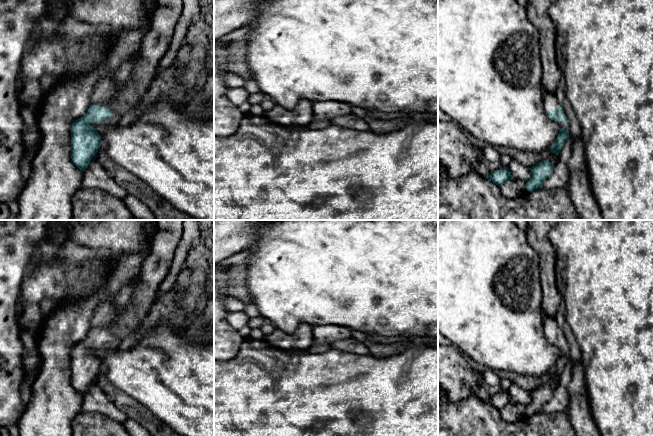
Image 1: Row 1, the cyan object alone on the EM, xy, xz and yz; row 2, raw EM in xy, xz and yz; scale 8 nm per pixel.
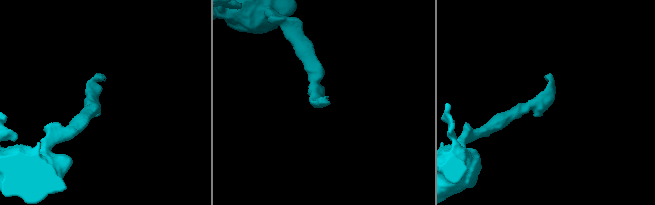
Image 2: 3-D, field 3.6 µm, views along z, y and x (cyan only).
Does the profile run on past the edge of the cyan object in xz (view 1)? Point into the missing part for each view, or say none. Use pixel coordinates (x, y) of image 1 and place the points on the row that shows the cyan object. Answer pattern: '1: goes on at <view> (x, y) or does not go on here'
1: does not go on here

